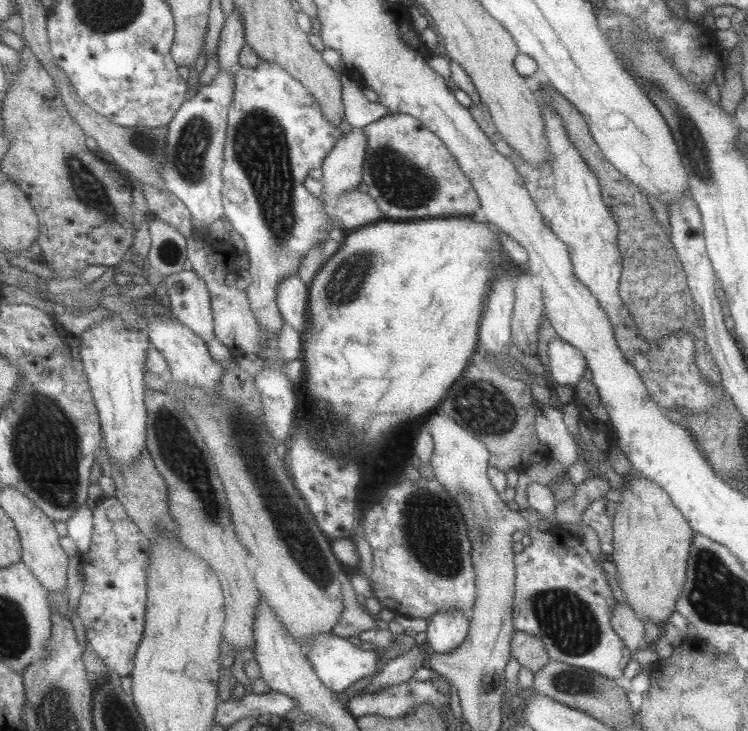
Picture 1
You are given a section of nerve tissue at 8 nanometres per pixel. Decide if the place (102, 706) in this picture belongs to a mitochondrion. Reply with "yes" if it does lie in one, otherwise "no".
yes

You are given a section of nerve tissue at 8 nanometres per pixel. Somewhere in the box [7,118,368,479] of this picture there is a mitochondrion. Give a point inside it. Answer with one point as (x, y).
(90, 190)

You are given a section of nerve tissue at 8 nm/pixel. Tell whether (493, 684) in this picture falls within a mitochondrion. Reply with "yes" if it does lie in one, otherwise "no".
no

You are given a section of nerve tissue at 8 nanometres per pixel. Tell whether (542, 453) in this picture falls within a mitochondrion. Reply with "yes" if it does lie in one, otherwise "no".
no

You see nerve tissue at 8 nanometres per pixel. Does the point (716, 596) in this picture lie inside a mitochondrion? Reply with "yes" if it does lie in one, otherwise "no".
yes

